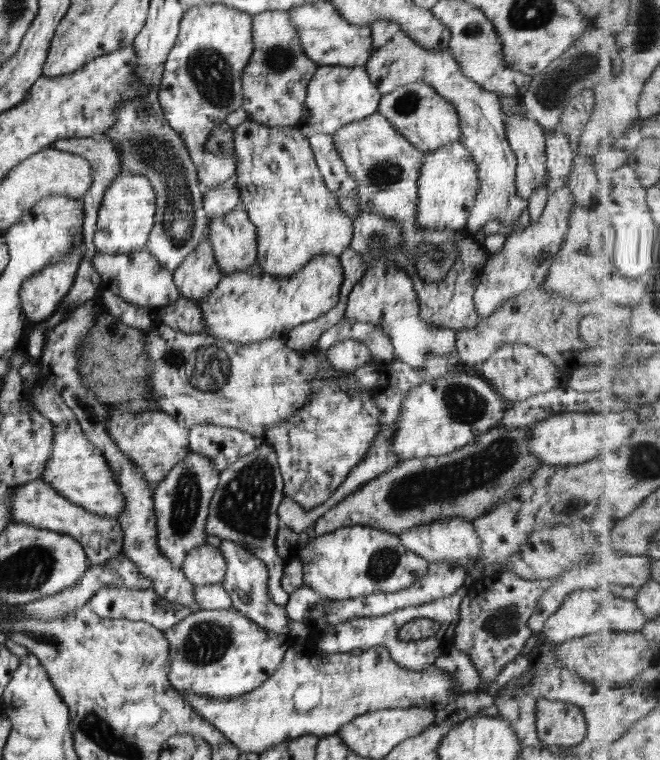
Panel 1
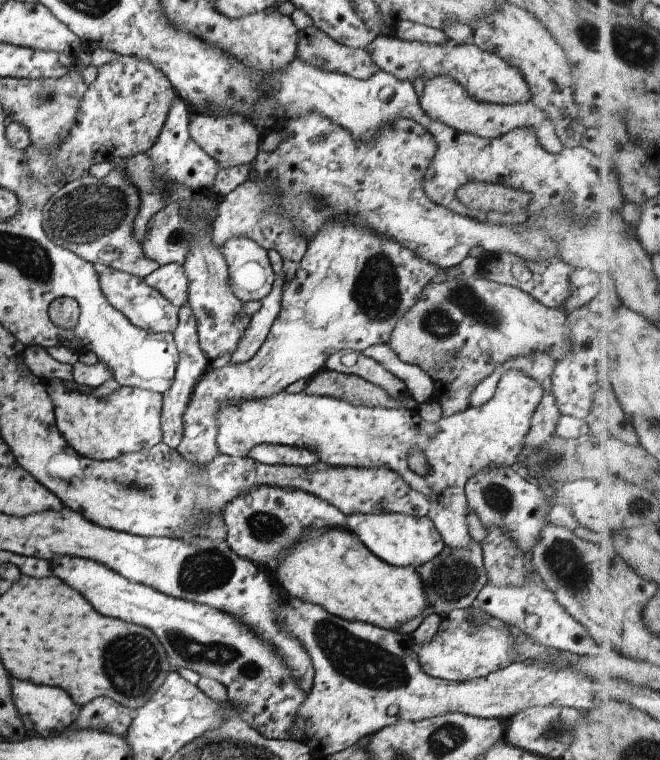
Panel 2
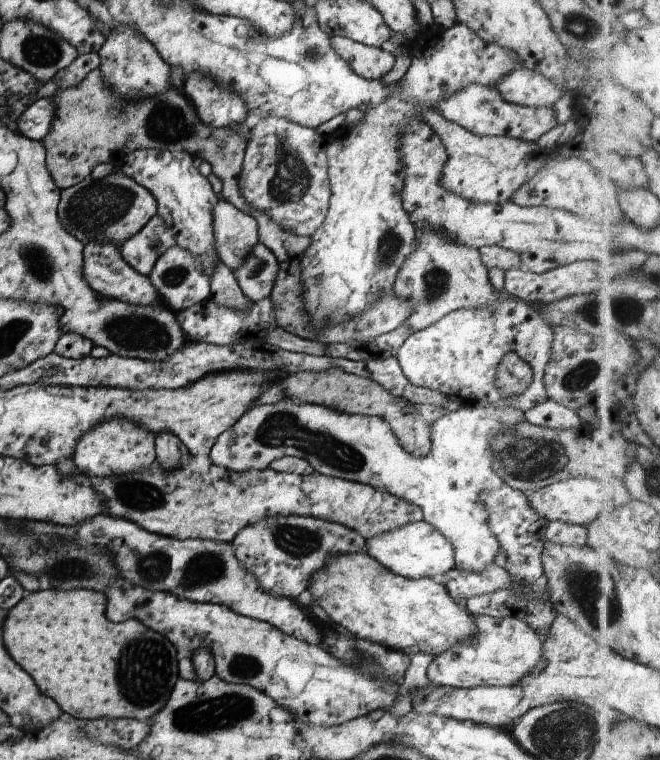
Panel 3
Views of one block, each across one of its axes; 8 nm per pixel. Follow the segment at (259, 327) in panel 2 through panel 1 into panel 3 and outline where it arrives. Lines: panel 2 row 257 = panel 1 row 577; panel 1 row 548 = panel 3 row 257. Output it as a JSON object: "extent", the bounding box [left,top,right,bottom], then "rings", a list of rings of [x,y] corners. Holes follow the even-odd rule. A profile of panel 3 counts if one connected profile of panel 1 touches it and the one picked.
{"extent":[234,242,278,303],"rings":[[[260,242],[245,258],[242,266],[234,271],[244,294],[256,303],[265,298],[270,298],[278,273],[278,259],[269,248]]]}

